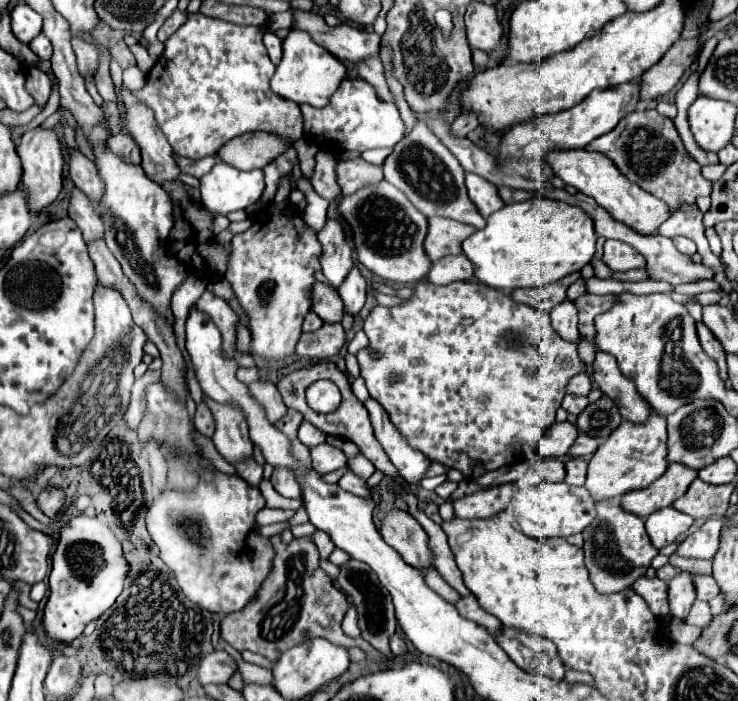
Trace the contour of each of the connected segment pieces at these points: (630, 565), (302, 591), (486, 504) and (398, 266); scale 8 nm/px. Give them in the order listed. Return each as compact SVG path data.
M608 499L596 503L596 519L590 527L586 527L586 531L582 531L582 535L586 567L590 571L592 583L600 593L616 593L630 587L638 577L646 573L652 557L658 553L646 535L644 519L622 511L620 505L612 505Z
M274 535L272 539L274 545L274 561L272 561L272 571L268 579L260 585L256 597L246 605L242 611L230 613L222 619L220 625L220 635L238 651L252 651L264 655L270 663L278 661L278 657L308 639L314 637L324 637L336 645L342 647L362 647L368 655L368 659L378 659L380 653L370 647L362 637L348 637L340 623L350 607L346 595L334 587L332 579L320 569L318 565L318 549L308 537L292 539L290 545L284 545L280 541L280 535Z
M506 483L506 485L498 485L498 487L490 487L484 491L478 491L474 495L468 495L464 499L454 501L454 513L460 519L488 519L494 517L498 513L502 513L514 493L514 485Z
M386 181L366 185L356 193L342 197L338 213L350 225L352 241L356 247L356 259L374 275L390 283L408 285L426 279L432 265L422 247L428 231L428 221L400 189Z

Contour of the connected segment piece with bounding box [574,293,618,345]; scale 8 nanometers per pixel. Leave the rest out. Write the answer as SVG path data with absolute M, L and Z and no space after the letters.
M584 293L580 295L574 305L578 307L578 331L580 335L594 345L594 317L608 311L610 307L614 307L618 303L618 295L592 295L592 293Z

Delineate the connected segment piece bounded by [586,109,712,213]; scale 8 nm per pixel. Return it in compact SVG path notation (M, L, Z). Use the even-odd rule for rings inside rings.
M656 109L634 111L626 115L610 133L594 139L586 149L608 155L630 181L662 199L670 207L670 213L674 213L684 203L696 205L698 197L712 193L712 183L702 177L700 165L690 159L690 155L686 155L672 119L660 115Z

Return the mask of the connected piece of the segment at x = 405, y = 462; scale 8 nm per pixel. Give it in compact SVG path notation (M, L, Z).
M368 399L366 409L370 413L374 435L380 441L380 445L384 447L392 465L398 469L398 473L406 481L420 487L420 481L424 479L424 473L430 467L430 461L426 461L424 455L418 449L410 447L410 443L406 443L406 439L402 439L400 431L390 423L386 411L382 411L378 401Z

